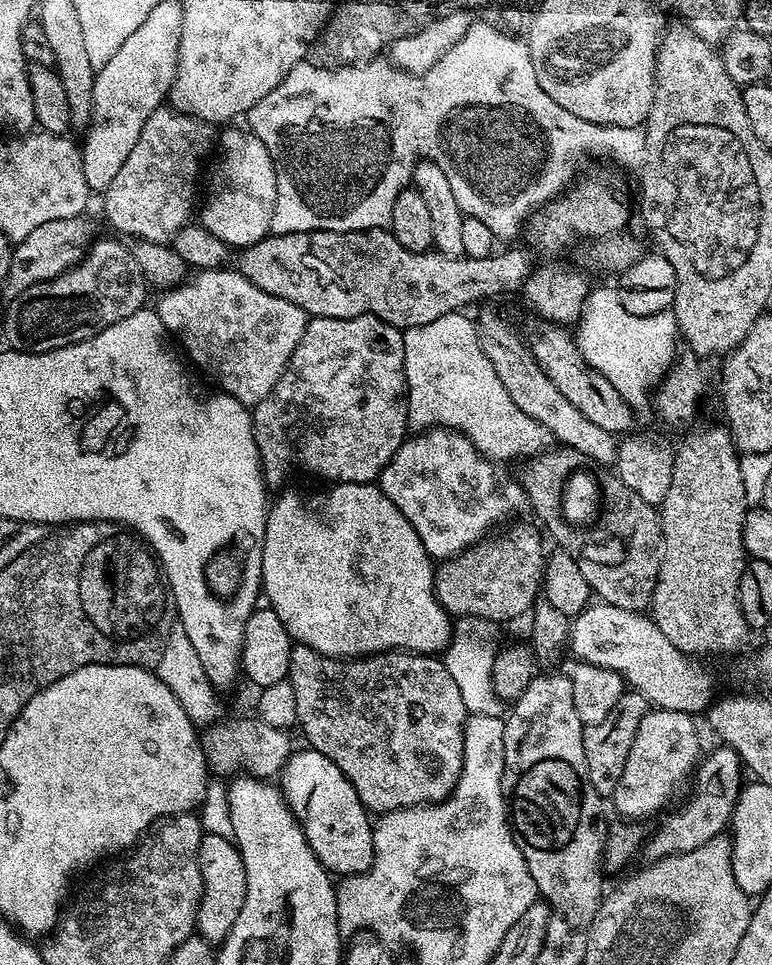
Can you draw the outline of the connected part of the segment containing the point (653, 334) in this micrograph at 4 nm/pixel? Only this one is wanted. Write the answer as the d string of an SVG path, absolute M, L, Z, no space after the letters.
M589 295L584 310L574 328L576 345L591 368L598 370L622 394L622 398L633 410L649 407L653 386L668 374L677 359L676 340L678 329L675 319L649 318L630 314L622 306L619 295Z

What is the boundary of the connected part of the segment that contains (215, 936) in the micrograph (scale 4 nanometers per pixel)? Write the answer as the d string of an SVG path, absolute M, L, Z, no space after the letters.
M201 835L196 855L203 889L196 911L195 931L209 942L223 942L227 938L238 919L238 910L242 910L242 902L246 902L246 866L242 866L239 848L227 835L224 836Z

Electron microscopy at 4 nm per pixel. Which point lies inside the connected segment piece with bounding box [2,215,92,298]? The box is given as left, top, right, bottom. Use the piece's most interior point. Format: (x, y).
(50, 250)

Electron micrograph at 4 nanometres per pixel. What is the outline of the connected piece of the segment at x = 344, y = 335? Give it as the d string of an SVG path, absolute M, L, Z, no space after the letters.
M376 316L311 317L272 392L254 405L251 414L256 449L260 451L264 482L269 489L283 489L284 479L295 468L328 480L324 482L371 484L379 481L382 470L404 445L410 432L404 382L404 332Z

